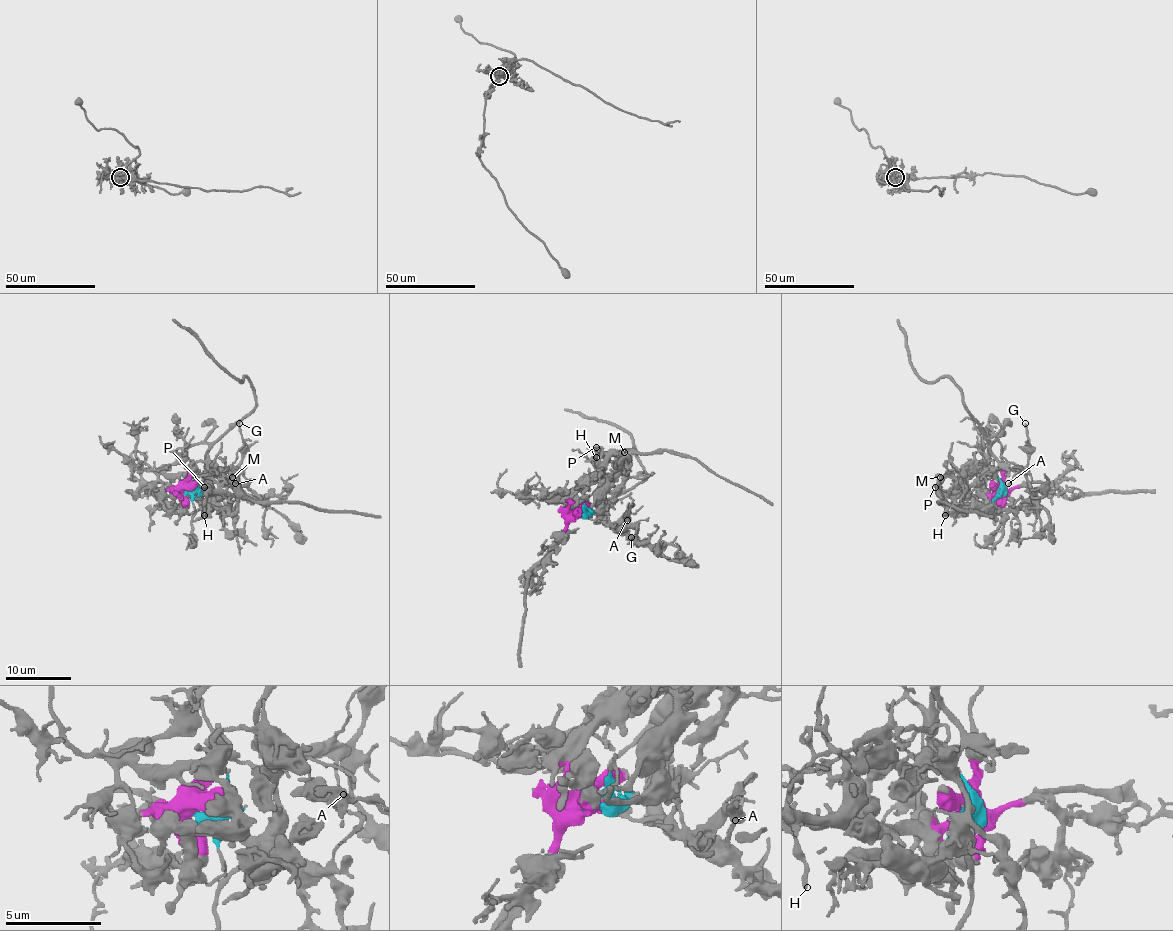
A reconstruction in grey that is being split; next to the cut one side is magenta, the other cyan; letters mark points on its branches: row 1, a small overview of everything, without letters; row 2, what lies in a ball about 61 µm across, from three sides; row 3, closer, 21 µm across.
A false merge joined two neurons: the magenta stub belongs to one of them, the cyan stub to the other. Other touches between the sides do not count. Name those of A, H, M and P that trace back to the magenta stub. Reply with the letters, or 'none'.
H, M, P

